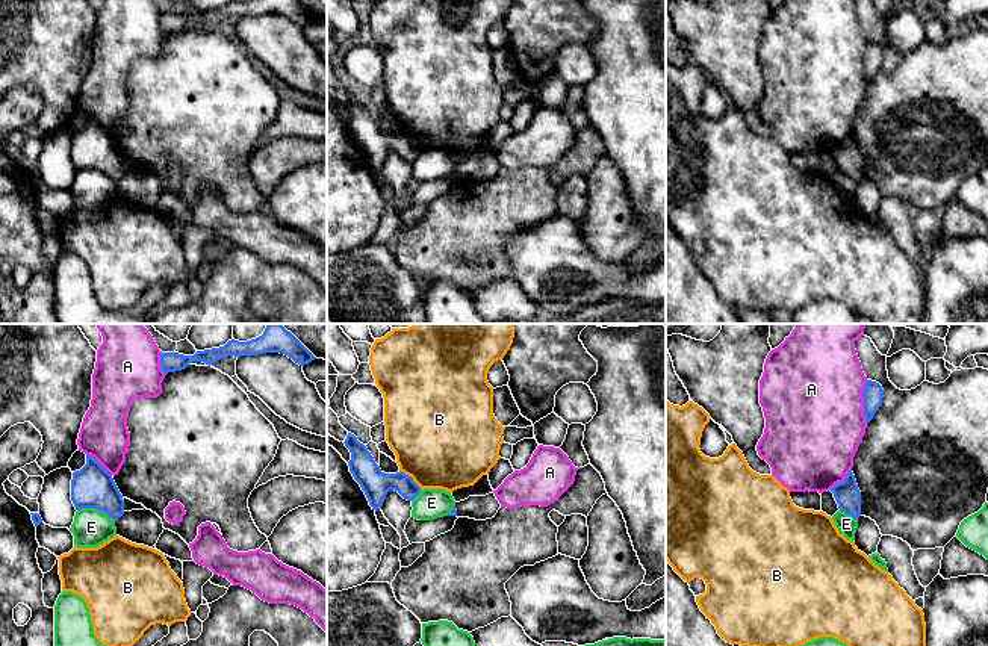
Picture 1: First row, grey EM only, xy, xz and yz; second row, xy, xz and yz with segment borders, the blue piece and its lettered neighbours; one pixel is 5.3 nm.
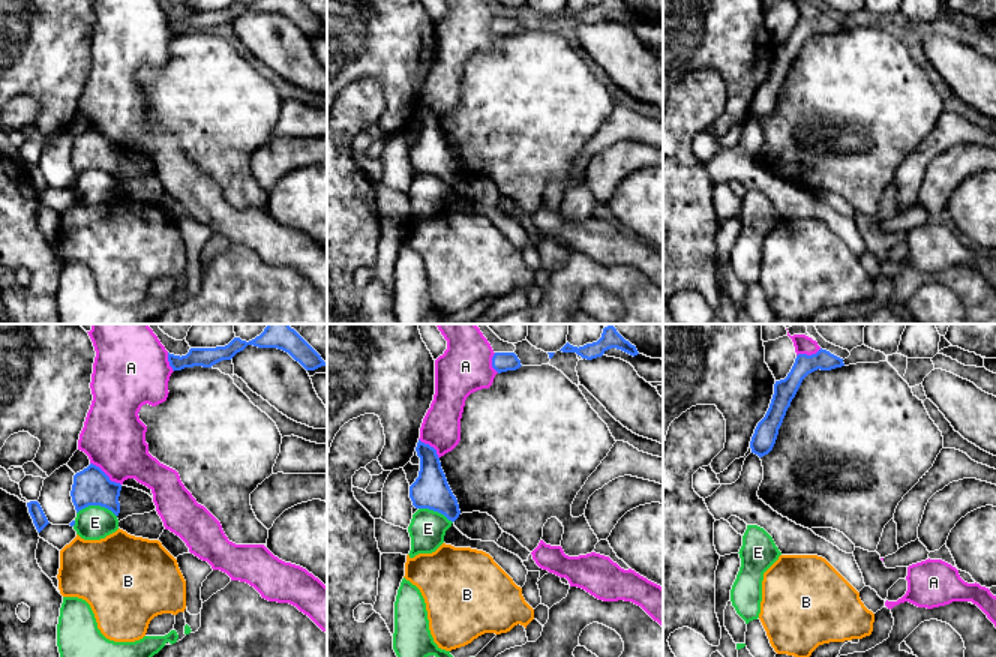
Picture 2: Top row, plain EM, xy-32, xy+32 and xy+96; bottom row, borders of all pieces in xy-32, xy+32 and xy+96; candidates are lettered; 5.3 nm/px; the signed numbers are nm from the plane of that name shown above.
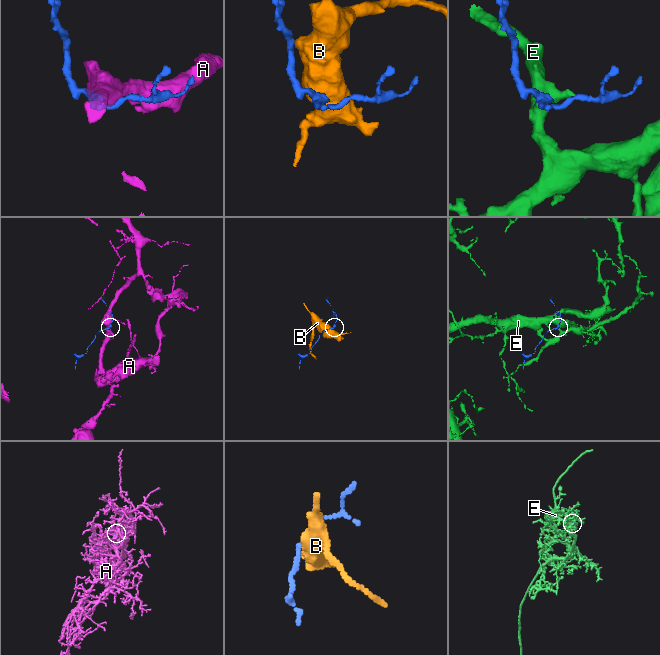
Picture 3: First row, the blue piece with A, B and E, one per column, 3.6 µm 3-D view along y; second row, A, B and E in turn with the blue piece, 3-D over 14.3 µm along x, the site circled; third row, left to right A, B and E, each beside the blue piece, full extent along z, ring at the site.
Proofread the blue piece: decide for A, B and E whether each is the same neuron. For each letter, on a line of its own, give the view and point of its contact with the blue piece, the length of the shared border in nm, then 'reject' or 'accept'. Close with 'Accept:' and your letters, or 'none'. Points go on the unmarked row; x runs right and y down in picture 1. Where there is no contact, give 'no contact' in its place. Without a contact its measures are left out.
A: yz (864, 62) | 240 nm | reject
B: xz (412, 139) | 160 nm | reject
E: xy (97, 170) | 220 nm | reject
Accept: none

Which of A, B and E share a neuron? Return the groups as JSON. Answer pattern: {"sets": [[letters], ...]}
{"sets": [["A"], ["B"], ["E"]]}

